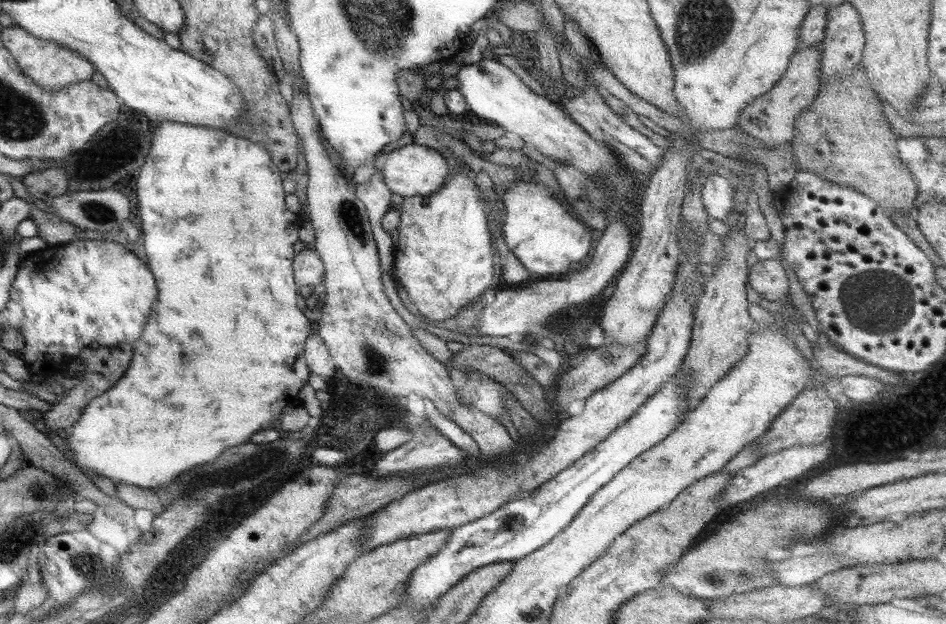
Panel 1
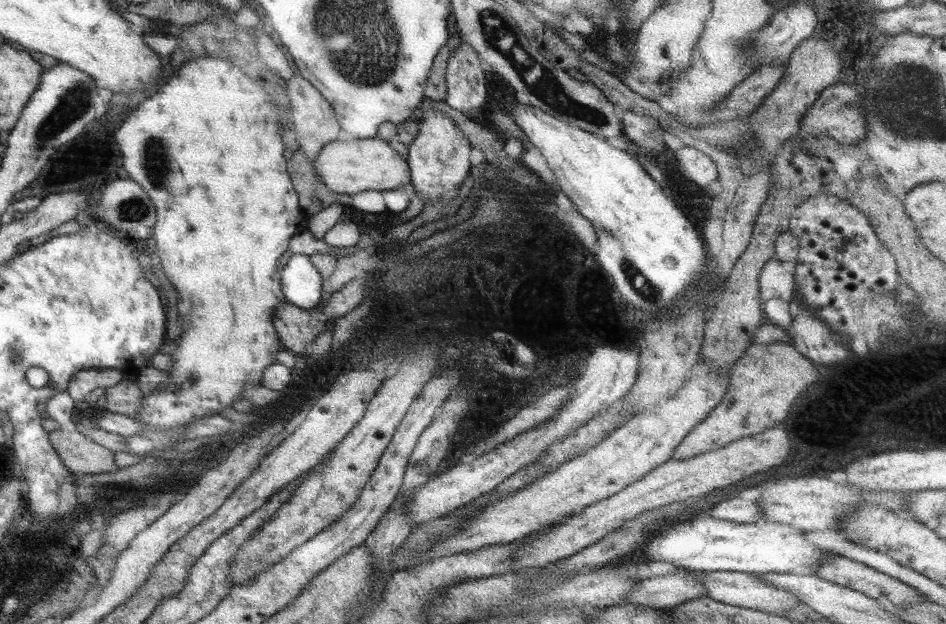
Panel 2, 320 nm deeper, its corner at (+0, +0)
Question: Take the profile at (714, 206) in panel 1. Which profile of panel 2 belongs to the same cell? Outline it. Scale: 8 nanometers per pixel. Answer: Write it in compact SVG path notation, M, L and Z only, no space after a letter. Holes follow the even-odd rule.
M684 146L676 153L679 161L679 170L690 180L694 182L704 194L712 195L708 188L711 182L717 180L719 172L714 160L704 154L700 149L696 150L691 146Z

